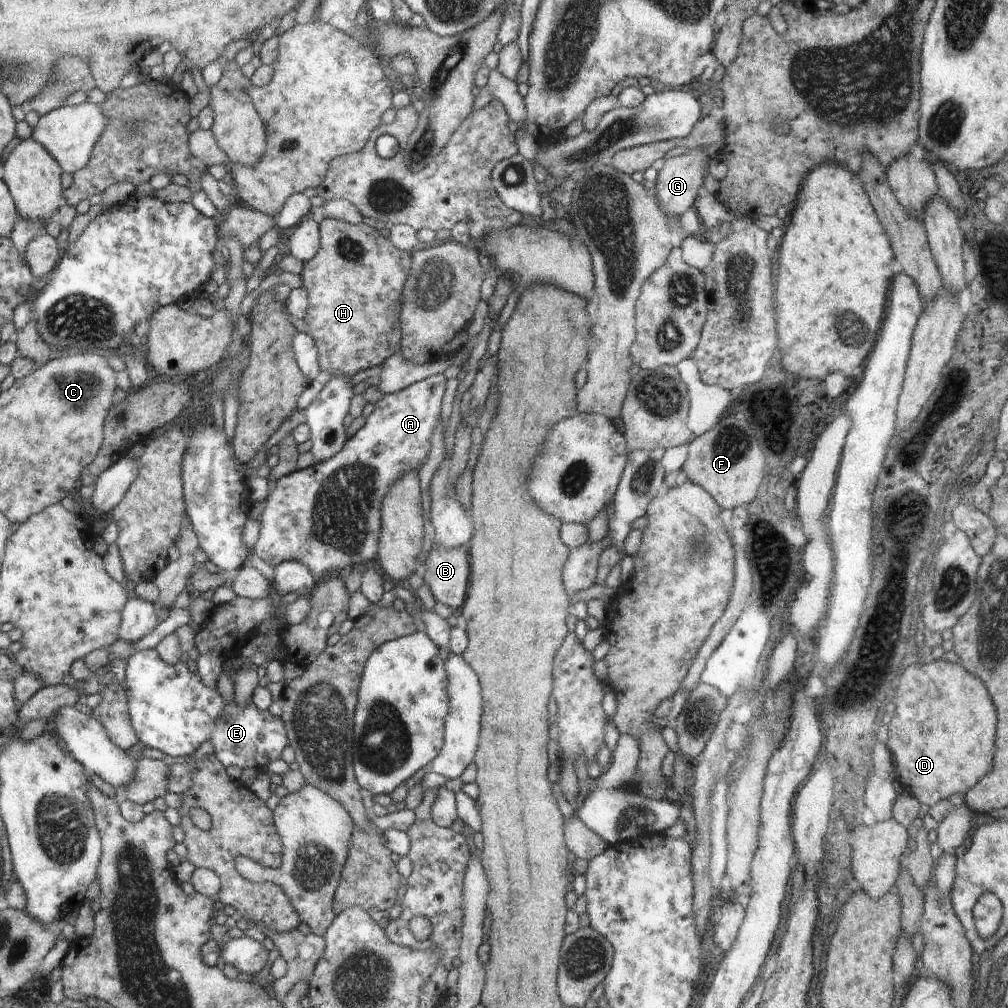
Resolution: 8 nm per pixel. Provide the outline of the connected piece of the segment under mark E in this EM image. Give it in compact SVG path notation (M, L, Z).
M156 649L136 651L126 662L124 689L128 699L130 720L136 731L139 742L149 748L156 748L171 756L191 756L206 740L214 745L214 756L226 767L230 765L240 768L266 769L271 760L281 758L281 752L287 745L286 729L281 718L273 718L269 711L260 712L253 702L240 708L232 702L227 706L217 690L208 688L180 660L175 665L164 662Z

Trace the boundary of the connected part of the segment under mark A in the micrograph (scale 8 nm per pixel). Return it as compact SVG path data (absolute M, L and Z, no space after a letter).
M443 374L432 375L430 378L415 382L398 392L388 393L384 395L378 402L373 403L374 410L366 417L366 422L354 435L347 439L344 446L328 460L322 462L315 462L312 466L305 469L296 470L280 477L275 482L274 490L267 496L266 507L260 515L260 530L258 542L254 545L252 552L262 558L268 566L277 567L280 563L286 561L298 561L304 566L307 566L315 579L321 579L322 576L336 576L340 572L349 569L350 567L358 566L359 564L366 564L367 562L374 562L377 558L379 549L379 538L381 533L381 508L382 501L385 494L390 490L390 487L408 471L416 471L419 466L426 462L428 450L430 450L430 438L432 432L438 424L439 416L441 413L441 404L445 390L447 387L447 379Z

